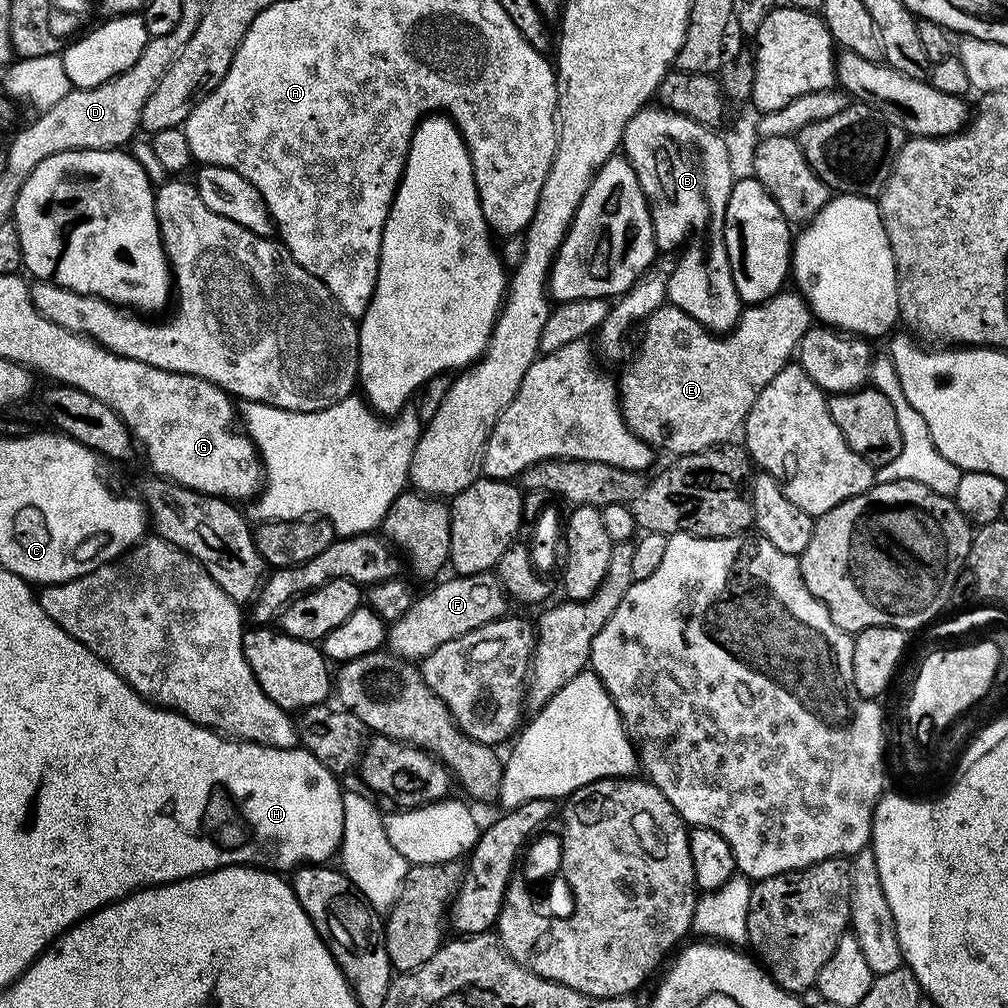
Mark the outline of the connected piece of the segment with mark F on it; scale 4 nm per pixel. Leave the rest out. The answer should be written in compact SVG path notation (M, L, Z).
M495 571L473 576L453 575L451 579L441 579L436 582L441 582L441 584L433 583L431 585L433 588L425 596L417 595L413 599L410 610L406 610L406 614L402 618L387 625L386 648L393 656L419 662L434 650L438 650L438 646L442 646L454 638L462 638L476 628L501 619L509 611L510 597L504 591L504 587L500 585Z

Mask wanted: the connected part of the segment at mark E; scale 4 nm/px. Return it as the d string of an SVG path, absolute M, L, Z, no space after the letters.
M781 290L761 304L747 305L730 332L710 332L690 314L686 314L671 302L665 302L654 314L643 321L644 337L640 340L640 353L628 372L618 380L620 411L625 417L644 416L643 439L656 446L664 436L664 444L672 454L707 452L741 431L744 419L750 414L750 406L766 390L766 382L778 374L797 355L800 339L813 327L811 308L799 291Z

